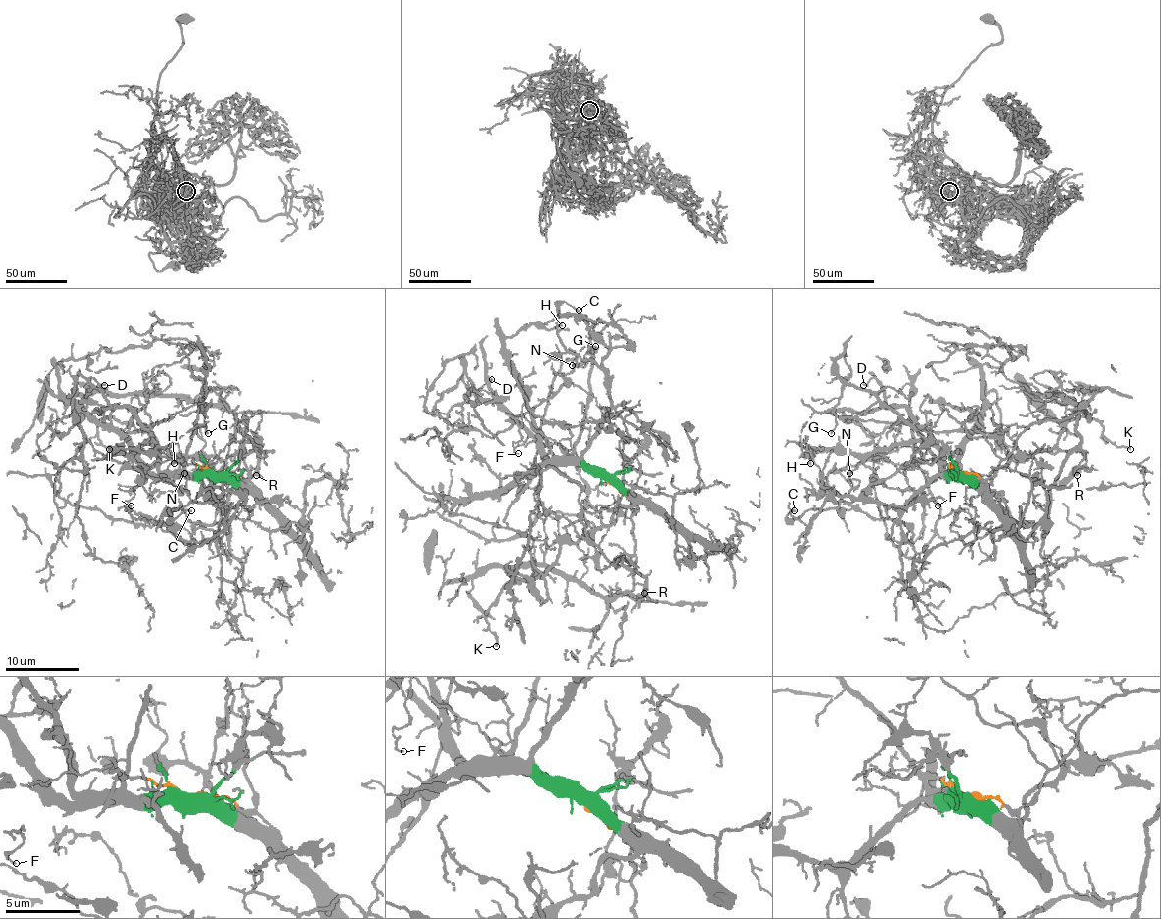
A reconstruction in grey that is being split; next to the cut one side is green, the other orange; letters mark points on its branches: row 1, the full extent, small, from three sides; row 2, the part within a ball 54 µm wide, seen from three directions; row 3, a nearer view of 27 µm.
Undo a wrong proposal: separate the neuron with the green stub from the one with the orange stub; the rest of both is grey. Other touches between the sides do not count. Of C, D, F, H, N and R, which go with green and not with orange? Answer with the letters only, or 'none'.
C, D, F, H, N

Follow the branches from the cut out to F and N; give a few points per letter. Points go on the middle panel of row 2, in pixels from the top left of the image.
F: (604, 477), (579, 464), (553, 464), (547, 458), (519, 379), (531, 396), (521, 407), (518, 453)
N: (604, 477), (582, 458), (582, 451), (606, 417), (606, 375), (577, 357), (572, 366)

